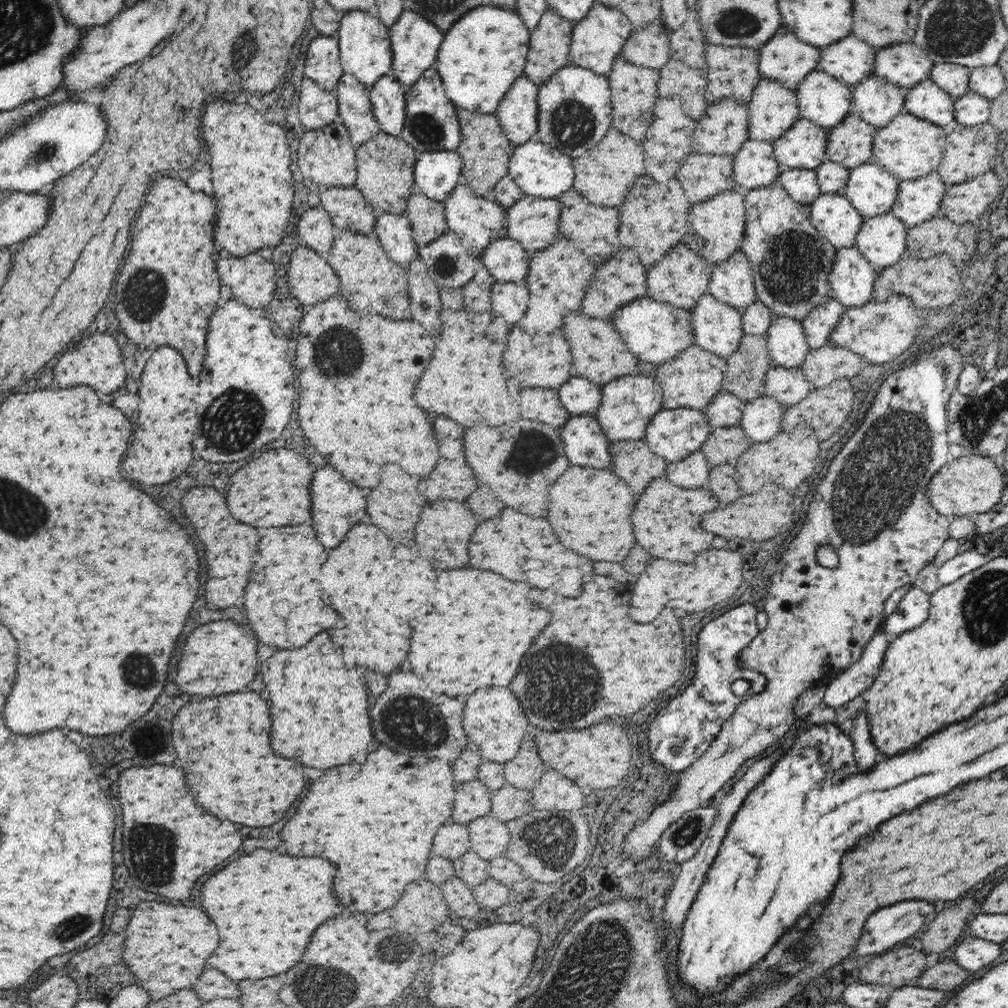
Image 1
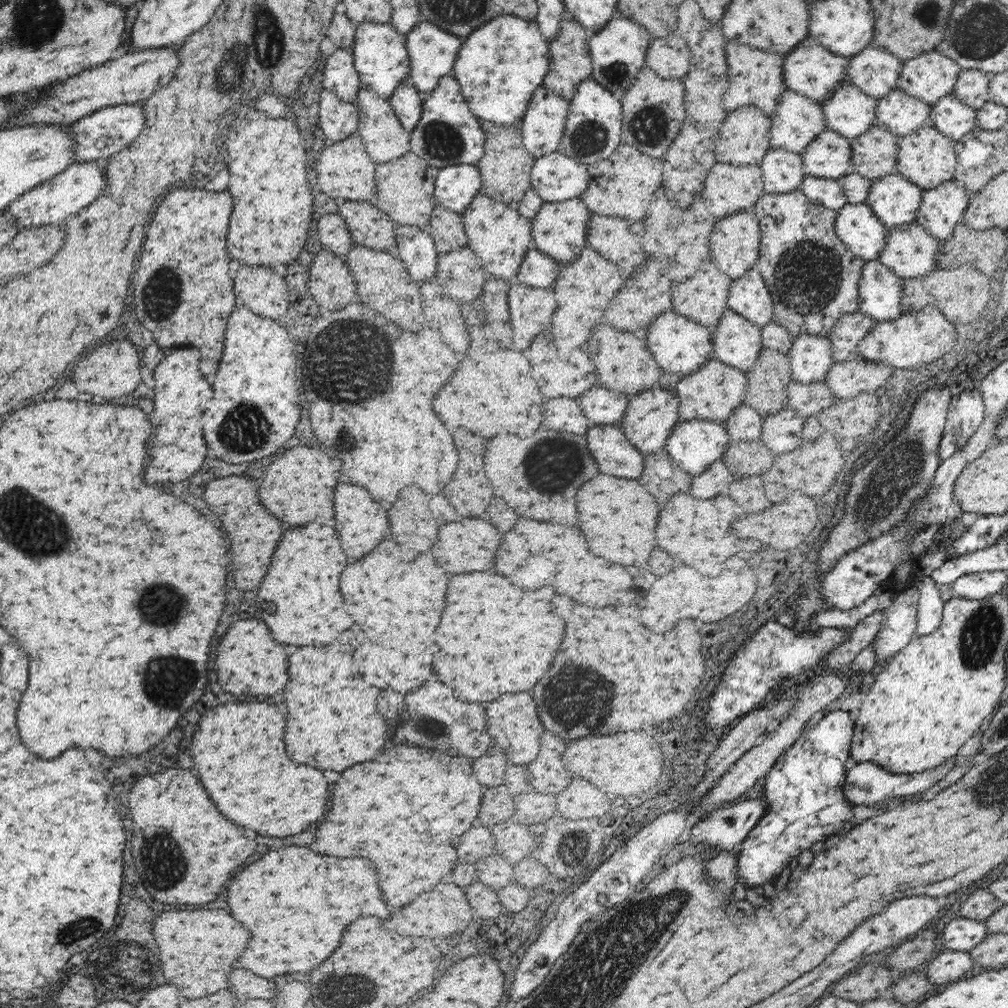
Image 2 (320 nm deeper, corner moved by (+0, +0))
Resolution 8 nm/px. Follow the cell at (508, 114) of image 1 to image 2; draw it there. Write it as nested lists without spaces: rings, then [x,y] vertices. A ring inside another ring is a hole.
[[[538,88],[520,122],[524,147],[534,158],[560,150],[566,134],[569,101],[558,93]]]

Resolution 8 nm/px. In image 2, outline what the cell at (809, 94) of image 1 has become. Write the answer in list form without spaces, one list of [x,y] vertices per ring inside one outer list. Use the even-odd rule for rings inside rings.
[[[850,82],[838,85],[821,104],[827,128],[846,139],[860,138],[877,124],[877,99]]]

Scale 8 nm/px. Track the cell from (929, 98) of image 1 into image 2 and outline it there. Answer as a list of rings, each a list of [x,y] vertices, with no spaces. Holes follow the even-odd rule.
[[[954,94],[946,95],[932,105],[930,122],[942,135],[959,142],[974,130],[976,114],[977,109],[966,106]]]

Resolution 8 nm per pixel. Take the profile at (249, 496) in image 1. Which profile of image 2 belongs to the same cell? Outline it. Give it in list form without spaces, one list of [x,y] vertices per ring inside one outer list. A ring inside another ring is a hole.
[[[306,446],[286,450],[266,468],[260,484],[260,500],[270,514],[286,520],[288,524],[306,524],[316,522],[318,518],[322,518],[322,524],[326,524],[334,520],[332,496],[340,478],[340,470],[342,462],[322,450]]]

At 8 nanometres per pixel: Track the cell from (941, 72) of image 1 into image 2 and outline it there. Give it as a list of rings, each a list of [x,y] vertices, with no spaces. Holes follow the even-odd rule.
[[[961,69],[958,75],[954,95],[958,97],[966,106],[979,109],[984,106],[989,97],[990,74],[978,69]]]

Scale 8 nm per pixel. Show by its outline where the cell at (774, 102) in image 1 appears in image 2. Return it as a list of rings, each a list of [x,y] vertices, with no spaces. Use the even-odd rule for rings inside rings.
[[[786,88],[772,119],[770,146],[802,154],[827,129],[821,104]]]

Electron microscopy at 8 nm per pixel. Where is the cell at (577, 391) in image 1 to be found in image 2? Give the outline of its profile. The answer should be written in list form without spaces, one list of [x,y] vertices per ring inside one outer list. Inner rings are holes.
[[[594,385],[580,400],[580,406],[591,426],[620,425],[629,403],[630,396],[619,391]]]

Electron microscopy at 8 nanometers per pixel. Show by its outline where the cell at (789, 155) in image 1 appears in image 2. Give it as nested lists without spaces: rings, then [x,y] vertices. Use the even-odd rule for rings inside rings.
[[[826,129],[801,154],[804,173],[818,178],[840,180],[853,173],[852,144],[832,129]]]

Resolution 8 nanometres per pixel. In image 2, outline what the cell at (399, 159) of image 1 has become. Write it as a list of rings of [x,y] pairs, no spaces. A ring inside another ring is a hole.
[[[412,151],[391,163],[378,164],[375,170],[377,207],[388,213],[397,227],[408,225],[428,229],[432,211],[437,205],[435,178],[437,170]]]

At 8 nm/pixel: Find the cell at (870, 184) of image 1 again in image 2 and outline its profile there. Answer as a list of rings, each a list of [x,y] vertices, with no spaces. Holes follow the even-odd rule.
[[[890,174],[871,183],[866,205],[891,230],[916,222],[923,191],[902,175]]]

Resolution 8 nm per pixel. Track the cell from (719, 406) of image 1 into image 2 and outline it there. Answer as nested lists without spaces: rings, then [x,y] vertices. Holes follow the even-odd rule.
[[[742,404],[734,409],[734,415],[724,425],[729,438],[735,442],[747,442],[761,438],[763,419],[756,408]]]

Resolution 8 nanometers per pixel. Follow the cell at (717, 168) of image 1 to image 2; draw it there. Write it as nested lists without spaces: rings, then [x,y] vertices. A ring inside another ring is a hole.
[[[716,162],[716,166],[712,166],[712,170],[708,172],[702,188],[702,198],[708,212],[720,218],[726,218],[728,214],[736,214],[736,212],[753,210],[758,200],[765,194],[762,170],[759,165],[728,166]]]

